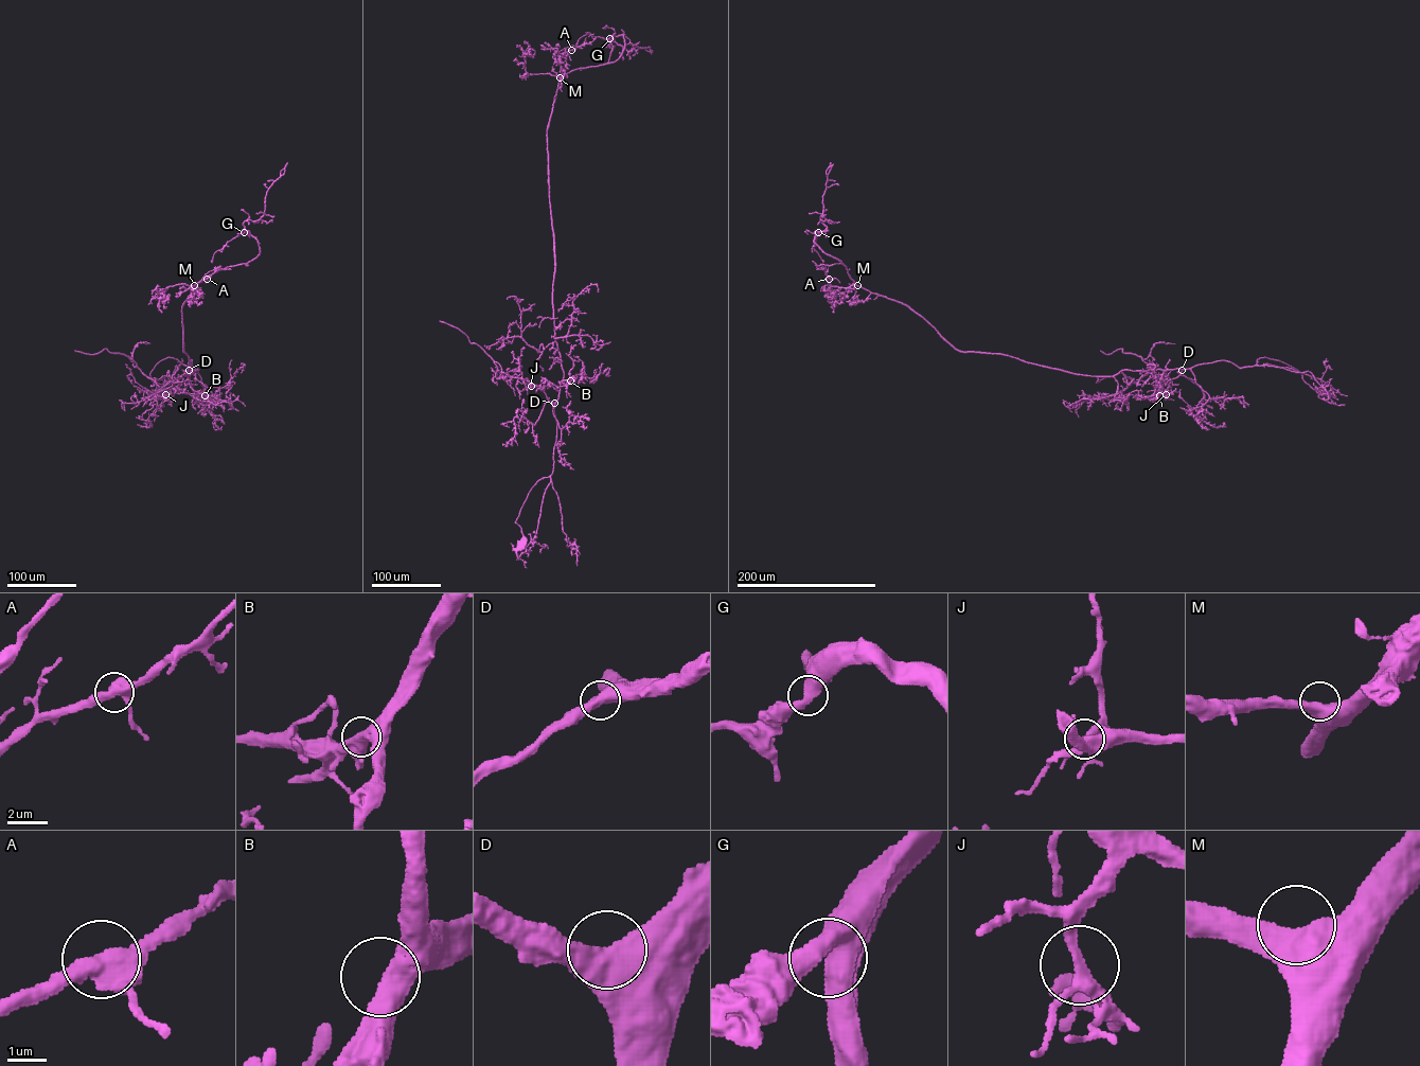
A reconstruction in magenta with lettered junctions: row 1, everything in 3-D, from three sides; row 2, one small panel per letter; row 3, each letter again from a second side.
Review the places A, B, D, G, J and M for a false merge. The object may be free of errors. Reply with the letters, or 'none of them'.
J

